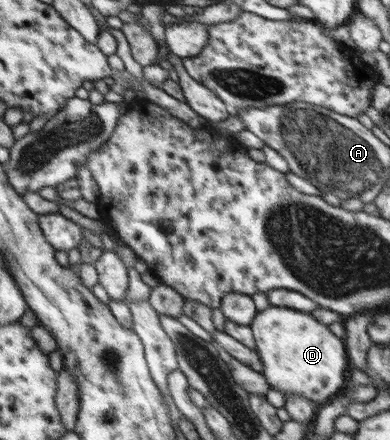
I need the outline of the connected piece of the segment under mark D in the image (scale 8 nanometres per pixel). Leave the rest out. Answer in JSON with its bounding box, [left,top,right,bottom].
[249,306,349,404]

